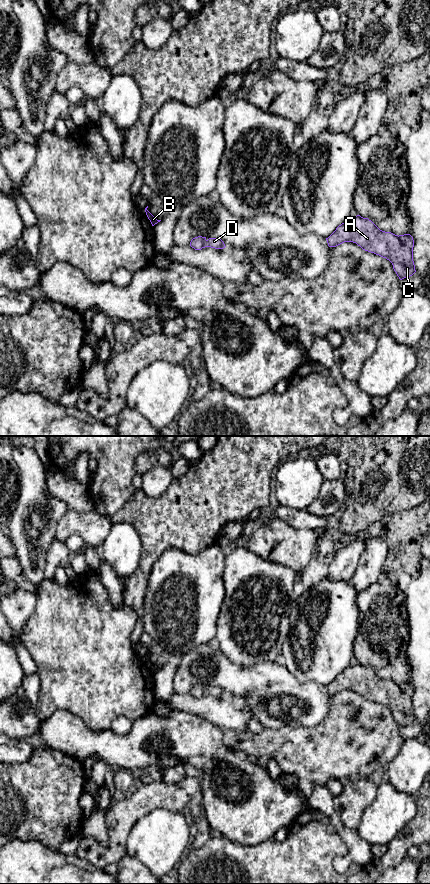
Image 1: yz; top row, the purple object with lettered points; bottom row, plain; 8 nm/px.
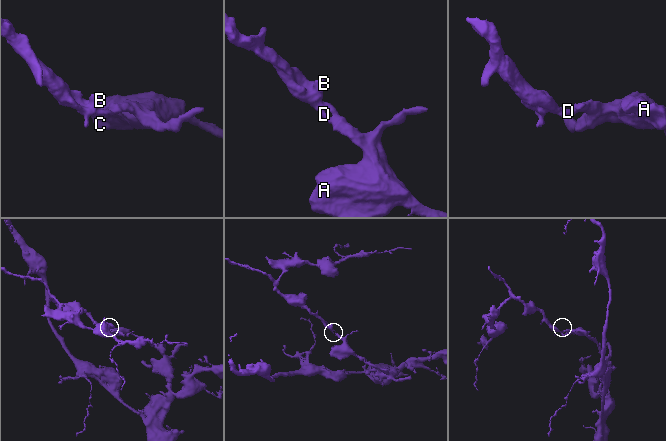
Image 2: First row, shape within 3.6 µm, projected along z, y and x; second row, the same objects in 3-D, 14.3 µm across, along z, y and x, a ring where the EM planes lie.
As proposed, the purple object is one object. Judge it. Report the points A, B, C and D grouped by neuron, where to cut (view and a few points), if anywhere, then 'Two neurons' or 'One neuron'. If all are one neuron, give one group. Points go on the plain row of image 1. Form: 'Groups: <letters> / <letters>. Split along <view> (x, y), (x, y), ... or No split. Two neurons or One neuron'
Groups: A B C D. No split. One neuron

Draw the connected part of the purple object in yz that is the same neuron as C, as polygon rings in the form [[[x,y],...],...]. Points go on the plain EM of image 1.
[[[360,663],[348,666],[326,688],[329,695],[353,690],[365,699],[386,706],[392,711],[400,728],[416,720],[413,709],[413,685],[410,682],[398,684],[382,679],[371,668]]]

